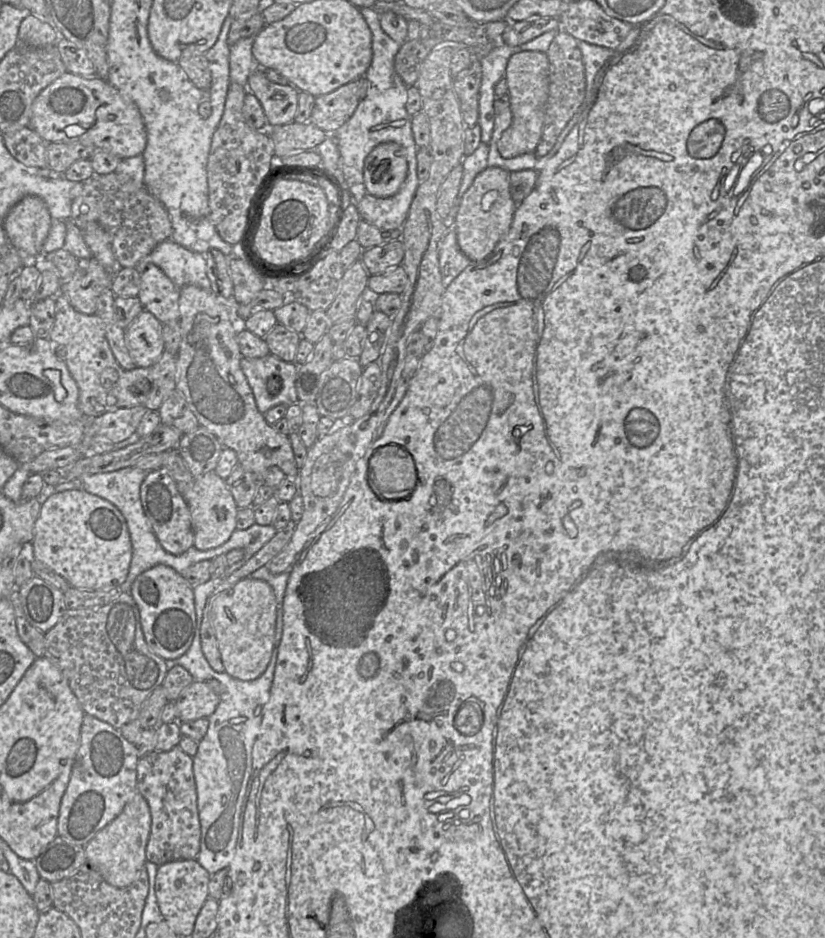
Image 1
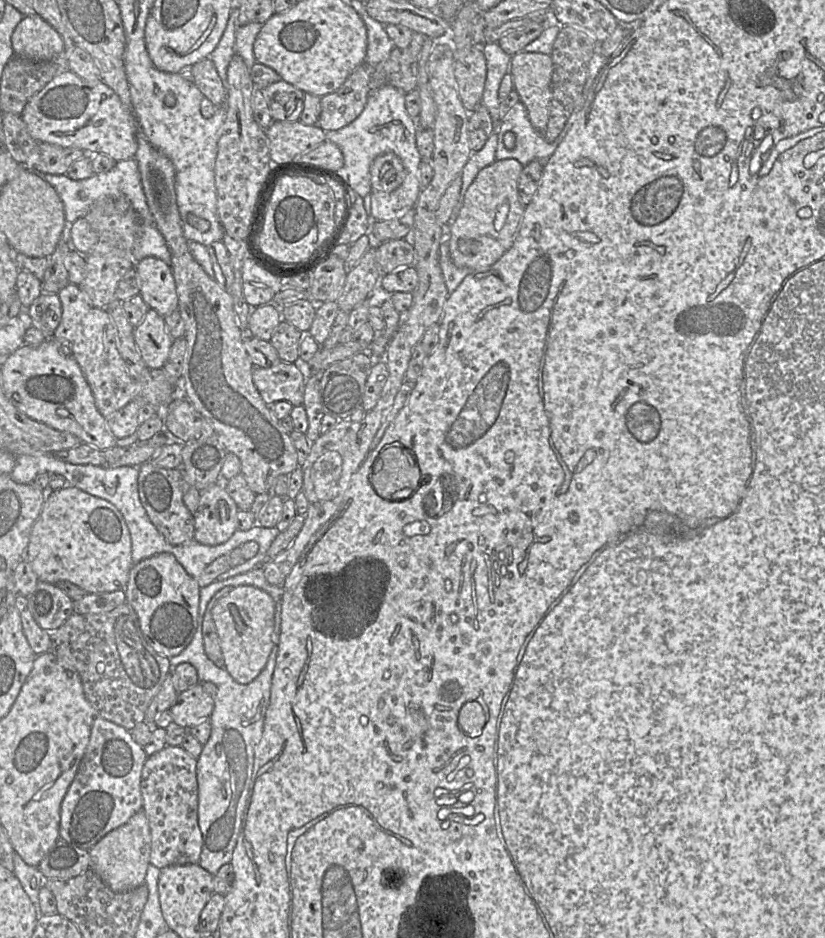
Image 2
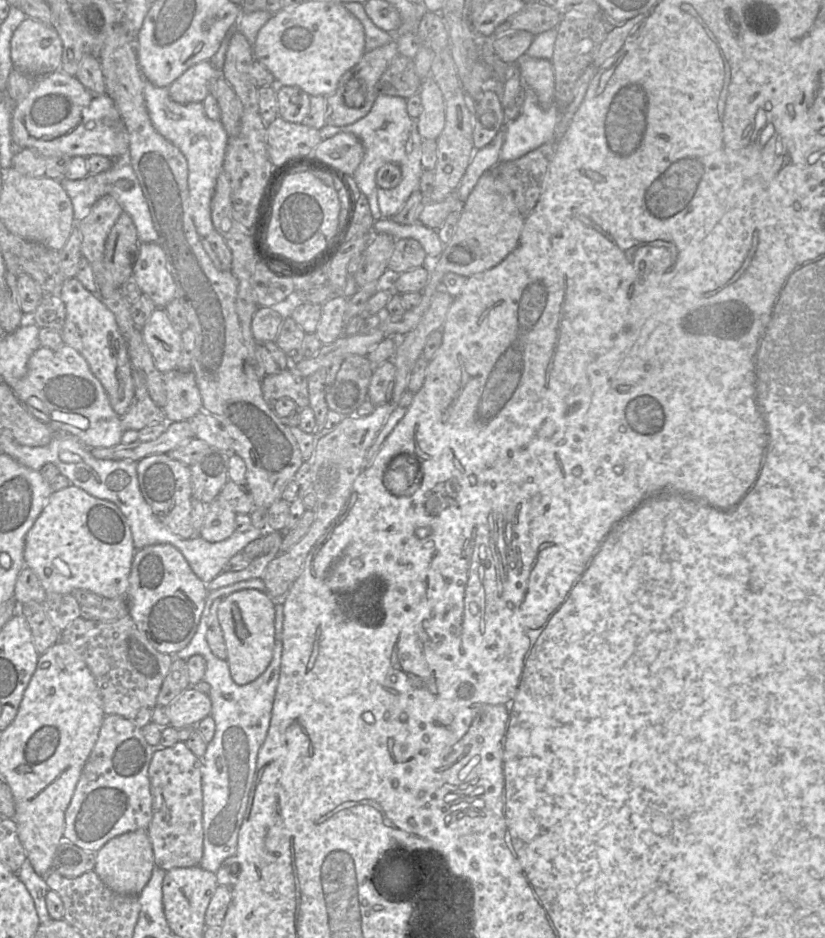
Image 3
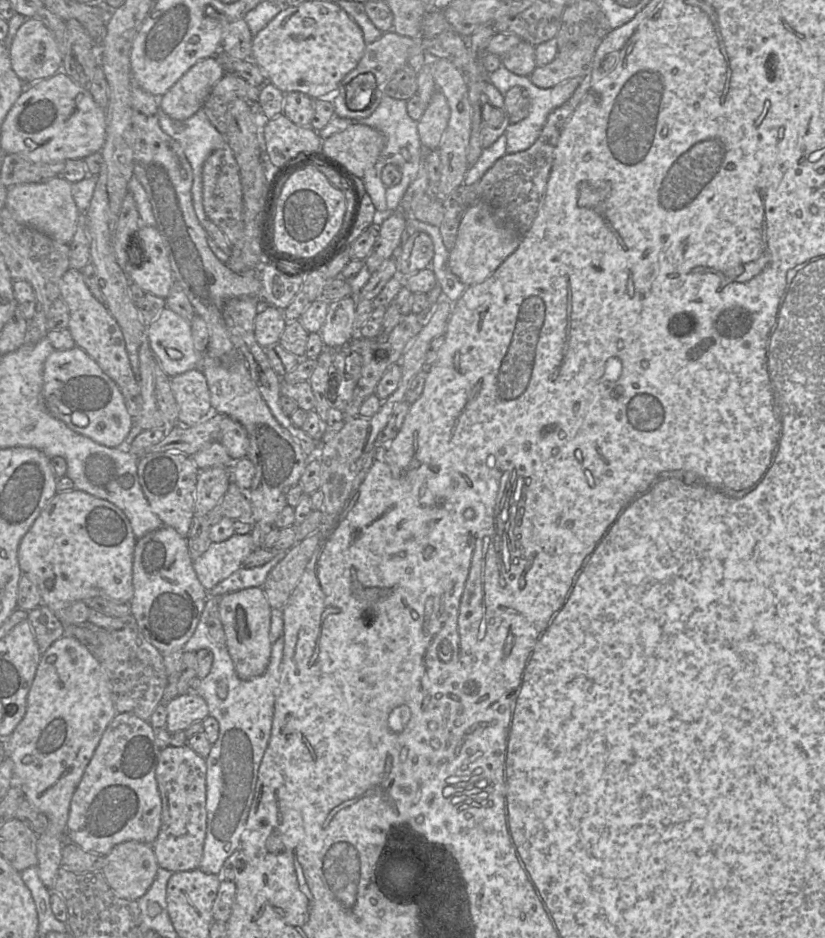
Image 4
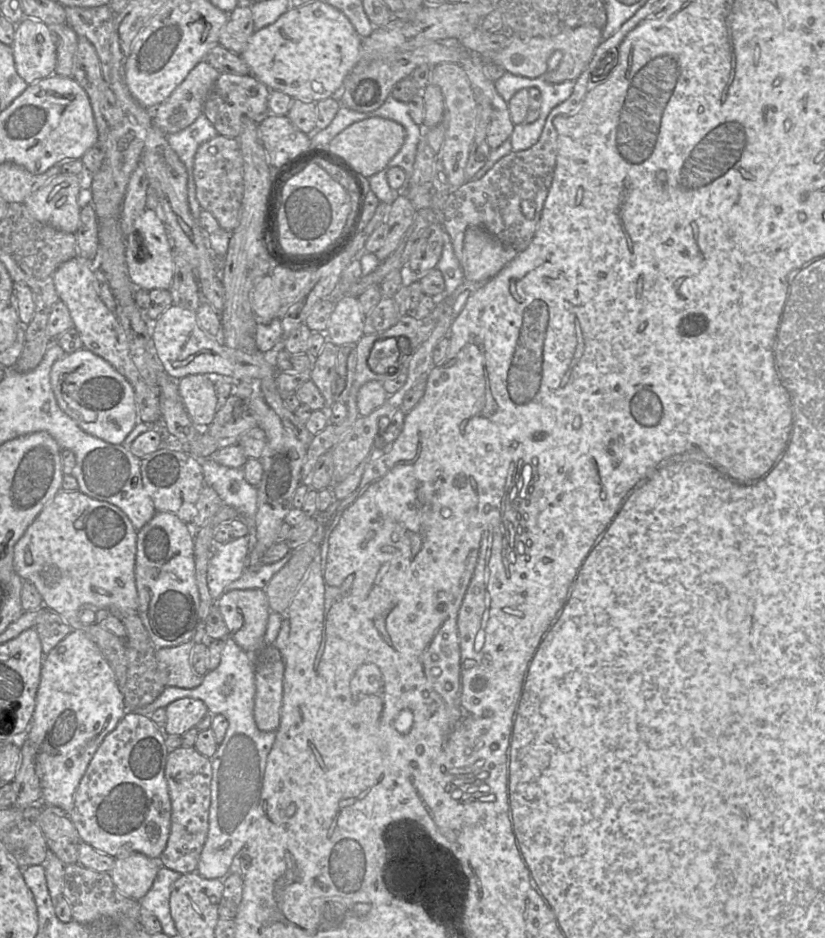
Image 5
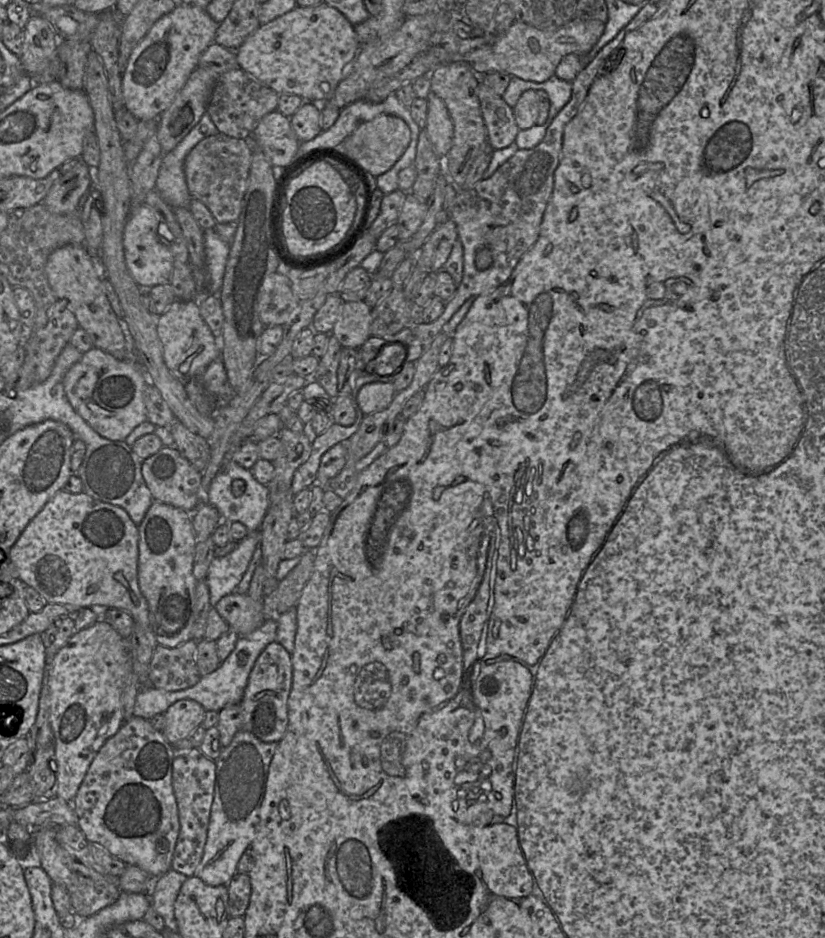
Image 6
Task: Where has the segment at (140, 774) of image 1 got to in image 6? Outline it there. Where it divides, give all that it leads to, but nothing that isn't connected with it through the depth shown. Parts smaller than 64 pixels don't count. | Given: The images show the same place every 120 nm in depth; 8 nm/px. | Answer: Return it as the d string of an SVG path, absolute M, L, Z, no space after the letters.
M199 748L174 757L172 786L178 806L180 831L174 849L171 868L187 877L194 875L204 851L216 780L215 760L206 757Z

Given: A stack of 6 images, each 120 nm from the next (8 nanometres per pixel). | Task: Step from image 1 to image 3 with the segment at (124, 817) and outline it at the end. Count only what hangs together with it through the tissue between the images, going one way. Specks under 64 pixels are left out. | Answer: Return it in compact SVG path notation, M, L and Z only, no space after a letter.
M147 829L126 832L109 840L96 852L94 871L102 882L119 895L139 896L151 878L154 864L153 849Z

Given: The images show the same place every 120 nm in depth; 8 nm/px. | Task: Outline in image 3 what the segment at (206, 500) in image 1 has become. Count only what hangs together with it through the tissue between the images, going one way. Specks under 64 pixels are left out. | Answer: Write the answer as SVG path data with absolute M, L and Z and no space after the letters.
M218 497L206 506L206 515L199 536L208 542L229 538L235 530L236 513Z

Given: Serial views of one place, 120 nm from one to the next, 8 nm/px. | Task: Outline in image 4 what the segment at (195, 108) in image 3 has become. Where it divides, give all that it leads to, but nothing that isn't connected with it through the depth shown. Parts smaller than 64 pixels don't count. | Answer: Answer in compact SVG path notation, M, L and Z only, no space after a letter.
M159 108L159 124L161 129L167 135L169 135L171 138L173 138L181 145L186 158L191 165L193 172L193 184L191 189L193 206L200 224L204 227L204 223L206 222L208 217L205 213L203 206L203 182L202 182L203 165L211 153L221 148L224 144L227 144L225 136L222 135L211 124L202 108L198 110L193 116L183 121L171 119Z

